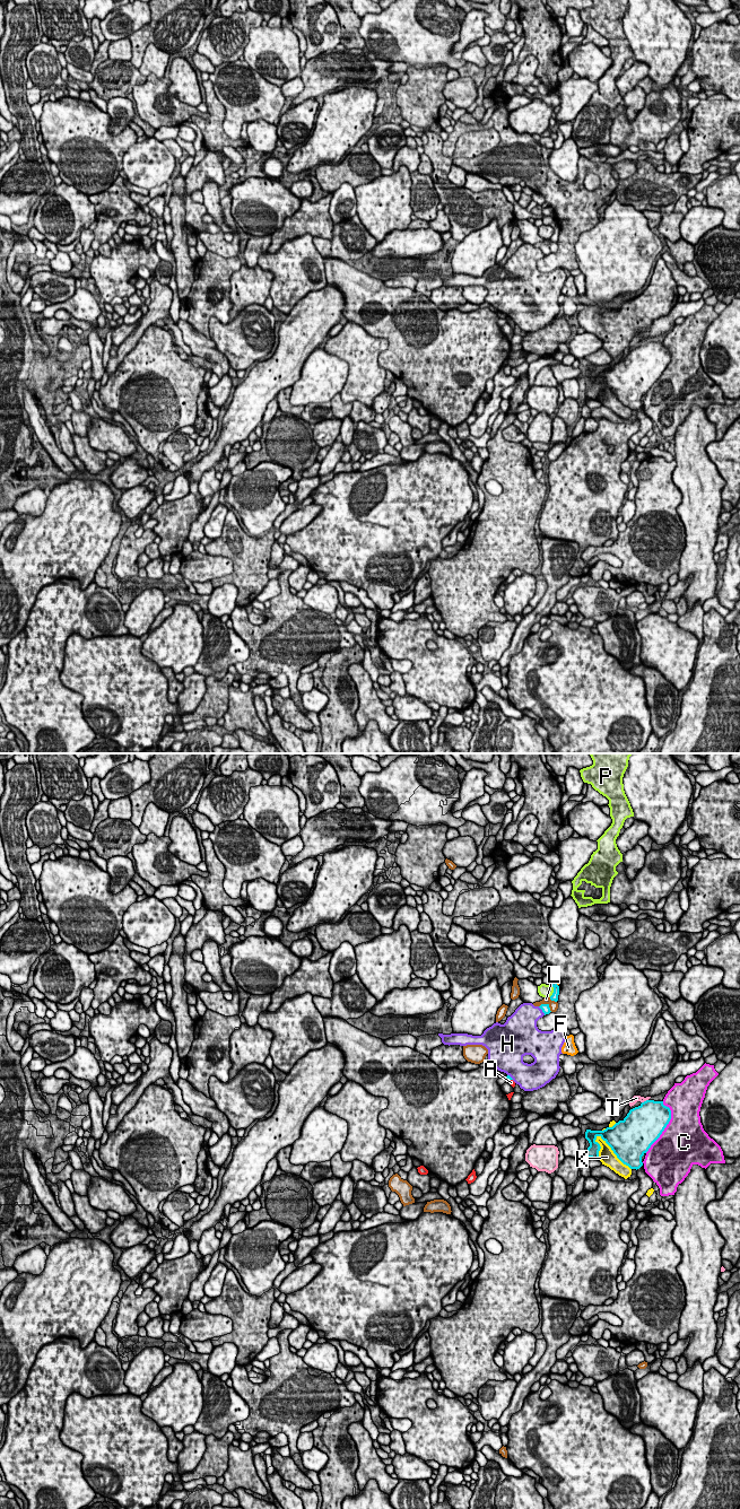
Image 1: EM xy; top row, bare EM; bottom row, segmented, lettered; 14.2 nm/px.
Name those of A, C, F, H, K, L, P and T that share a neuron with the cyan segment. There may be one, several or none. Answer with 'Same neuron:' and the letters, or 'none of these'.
Same neuron: none of these

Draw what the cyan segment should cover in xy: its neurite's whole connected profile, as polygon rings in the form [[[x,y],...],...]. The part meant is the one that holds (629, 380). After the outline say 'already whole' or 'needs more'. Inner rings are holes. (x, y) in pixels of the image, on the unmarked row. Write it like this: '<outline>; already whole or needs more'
[[[646,341],[638,348],[629,351],[627,357],[616,364],[612,368],[603,372],[586,370],[585,380],[590,387],[585,393],[585,399],[599,401],[600,385],[595,382],[600,377],[613,392],[617,399],[630,410],[639,410],[643,407],[642,398],[648,392],[651,386],[660,378],[671,360],[671,351],[663,346],[663,342]]]; already whole

